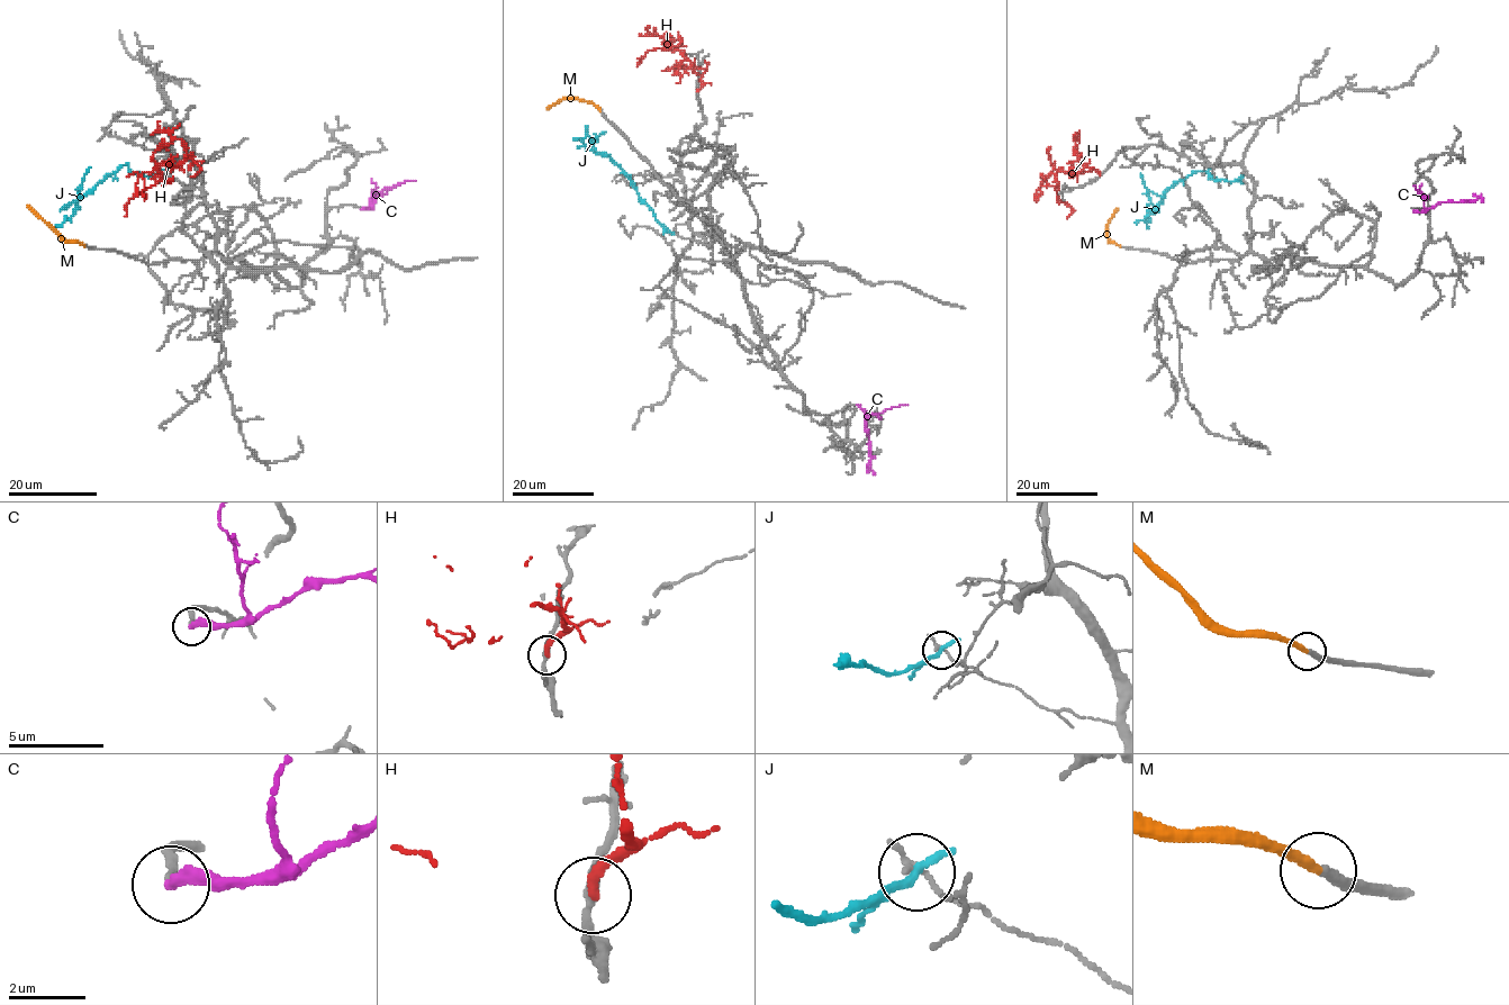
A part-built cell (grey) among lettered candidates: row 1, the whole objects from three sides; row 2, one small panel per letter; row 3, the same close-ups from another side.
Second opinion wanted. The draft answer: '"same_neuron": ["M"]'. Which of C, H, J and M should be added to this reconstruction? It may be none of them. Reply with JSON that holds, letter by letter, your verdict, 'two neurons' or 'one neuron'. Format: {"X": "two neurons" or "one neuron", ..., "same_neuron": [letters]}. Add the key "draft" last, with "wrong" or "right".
{"C": "two neurons", "H": "two neurons", "J": "two neurons", "M": "one neuron", "same_neuron": ["M"], "draft": "right"}

